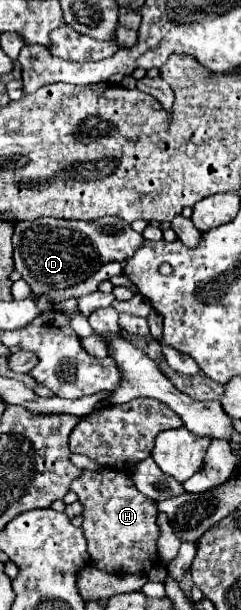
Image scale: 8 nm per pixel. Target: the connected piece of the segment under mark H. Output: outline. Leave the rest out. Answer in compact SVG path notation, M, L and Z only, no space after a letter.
M84 470L84 474L72 482L70 490L74 490L78 494L78 500L84 504L82 530L88 540L92 564L110 574L150 572L158 558L158 510L154 502L150 498L144 498L144 494L136 490L134 482L120 470Z

